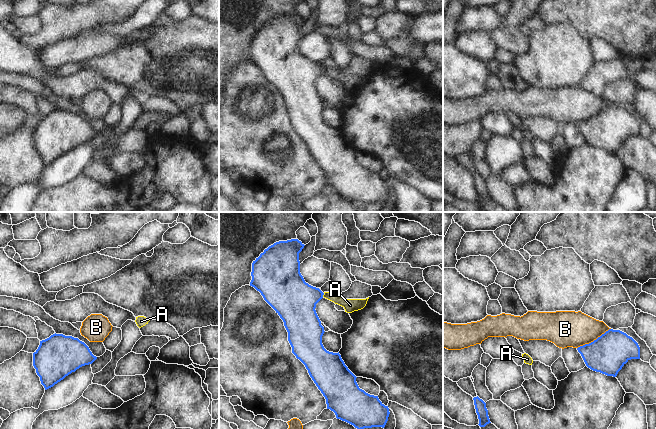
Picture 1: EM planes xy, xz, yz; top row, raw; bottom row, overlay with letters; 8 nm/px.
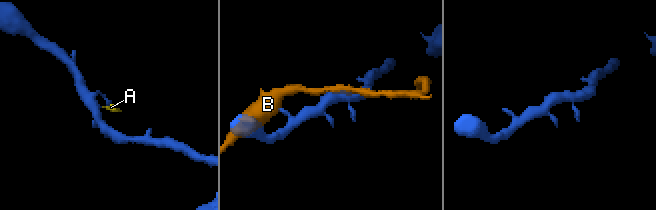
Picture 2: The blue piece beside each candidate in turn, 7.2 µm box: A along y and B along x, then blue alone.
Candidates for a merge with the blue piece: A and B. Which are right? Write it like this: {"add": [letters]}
{"add": ["A"]}

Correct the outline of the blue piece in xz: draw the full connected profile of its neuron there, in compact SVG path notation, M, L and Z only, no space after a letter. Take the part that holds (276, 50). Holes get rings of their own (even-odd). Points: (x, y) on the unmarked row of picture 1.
M298 15L279 17L269 22L252 39L250 62L261 69L264 76L276 87L288 108L292 129L308 146L308 149L326 175L327 185L333 187L337 195L353 201L358 206L372 203L384 204L389 193L389 184L378 172L360 165L356 152L348 145L341 131L327 127L322 120L324 103L316 89L316 80L324 73L352 89L363 85L369 75L345 75L341 69L322 68L305 58L300 49L299 29L304 20Z

